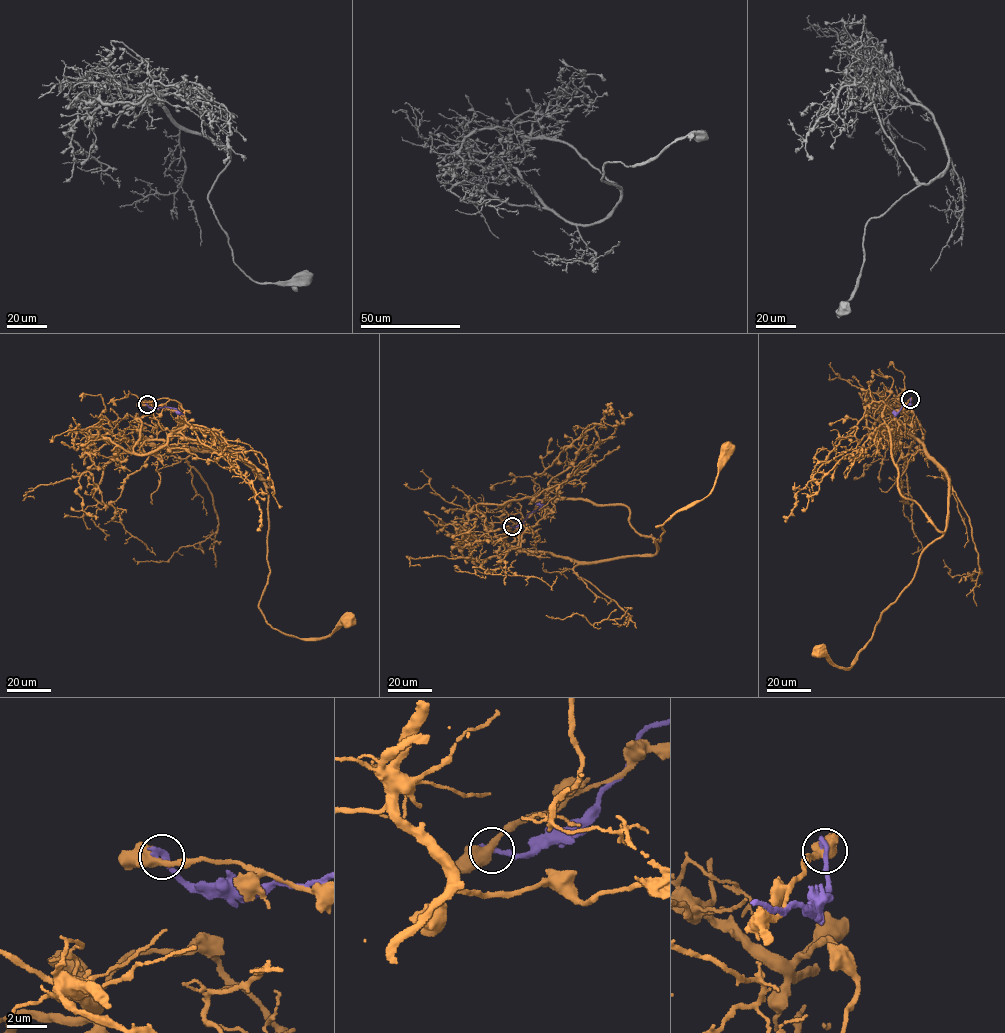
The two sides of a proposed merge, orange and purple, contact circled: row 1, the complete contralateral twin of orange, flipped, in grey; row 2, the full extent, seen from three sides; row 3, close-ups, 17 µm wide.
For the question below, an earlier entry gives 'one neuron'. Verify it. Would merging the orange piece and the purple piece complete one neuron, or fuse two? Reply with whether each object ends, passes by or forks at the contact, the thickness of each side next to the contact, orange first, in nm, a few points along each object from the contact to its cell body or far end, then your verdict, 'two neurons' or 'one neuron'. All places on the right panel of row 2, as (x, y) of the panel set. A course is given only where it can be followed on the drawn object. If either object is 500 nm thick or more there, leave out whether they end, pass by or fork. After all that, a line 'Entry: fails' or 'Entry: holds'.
calibres 500 and 360 nm; course orange (910, 399), (887, 425), (900, 493), (944, 533), (924, 549), (913, 580), (883, 611), (851, 668), (819, 650); course purple (910, 399), (910, 405), (902, 405), (897, 413), (892, 409); two neurons
Entry: fails

